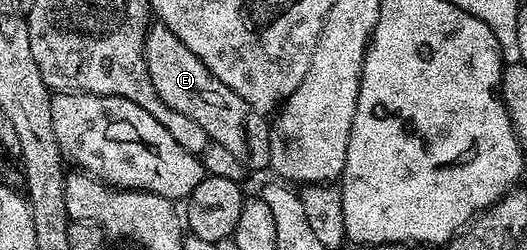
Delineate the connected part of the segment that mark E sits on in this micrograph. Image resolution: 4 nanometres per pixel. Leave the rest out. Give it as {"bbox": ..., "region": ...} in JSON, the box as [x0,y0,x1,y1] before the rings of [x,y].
{"bbox":[144,23,269,170],"region":[[[159,23],[149,24],[148,34],[144,40],[144,62],[150,75],[150,83],[154,83],[154,91],[158,91],[158,99],[162,99],[166,107],[174,107],[178,115],[186,115],[186,119],[194,119],[194,123],[198,123],[198,127],[206,131],[209,142],[222,143],[222,147],[228,148],[238,158],[238,163],[244,165],[245,170],[269,168],[269,118],[265,114],[254,111],[254,107],[250,107],[250,103],[246,103],[242,95],[230,91],[230,87],[226,87],[226,83],[222,83],[222,79],[218,79],[218,75],[214,75],[210,67],[206,67],[206,63],[202,63],[202,59],[198,59],[198,55],[194,55],[190,47],[186,47],[186,43],[182,43],[182,39],[178,39],[178,35],[170,31],[170,27]]]}

